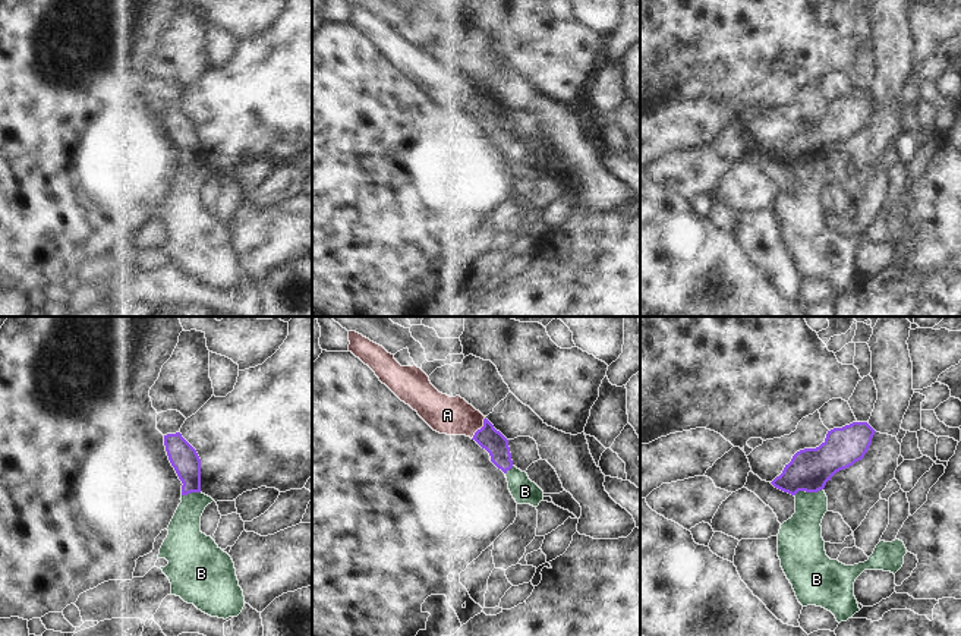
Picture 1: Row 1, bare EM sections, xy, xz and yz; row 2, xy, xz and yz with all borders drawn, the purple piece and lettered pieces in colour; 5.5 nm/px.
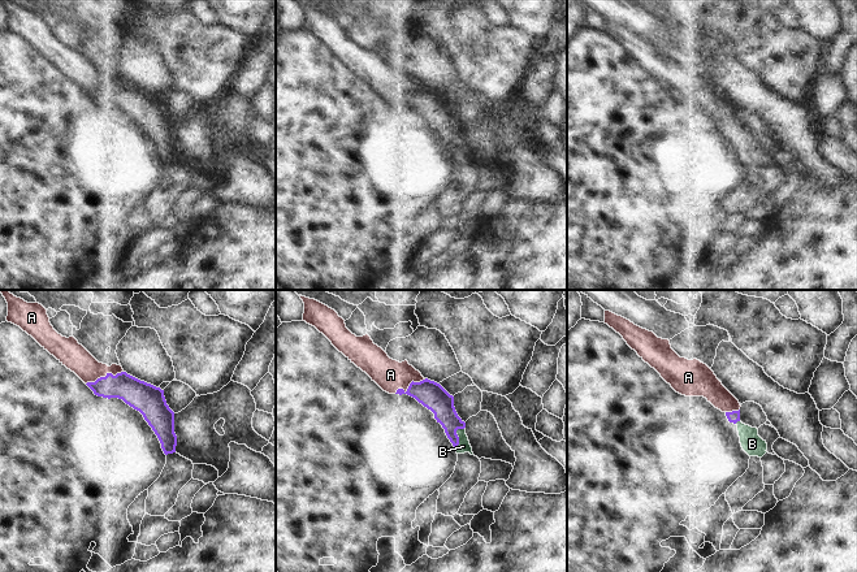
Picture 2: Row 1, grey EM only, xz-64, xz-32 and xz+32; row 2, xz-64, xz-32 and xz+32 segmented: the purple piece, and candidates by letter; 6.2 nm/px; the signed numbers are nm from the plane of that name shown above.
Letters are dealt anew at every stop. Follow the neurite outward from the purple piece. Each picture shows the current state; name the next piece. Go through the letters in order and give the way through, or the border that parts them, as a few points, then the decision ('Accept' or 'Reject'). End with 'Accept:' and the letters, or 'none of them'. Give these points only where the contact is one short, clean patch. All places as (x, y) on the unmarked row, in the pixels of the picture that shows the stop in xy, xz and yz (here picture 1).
A: Reject
B: Boundary: yz (822, 160), (799, 163), (794, 167). Reject
Accept: none of them.

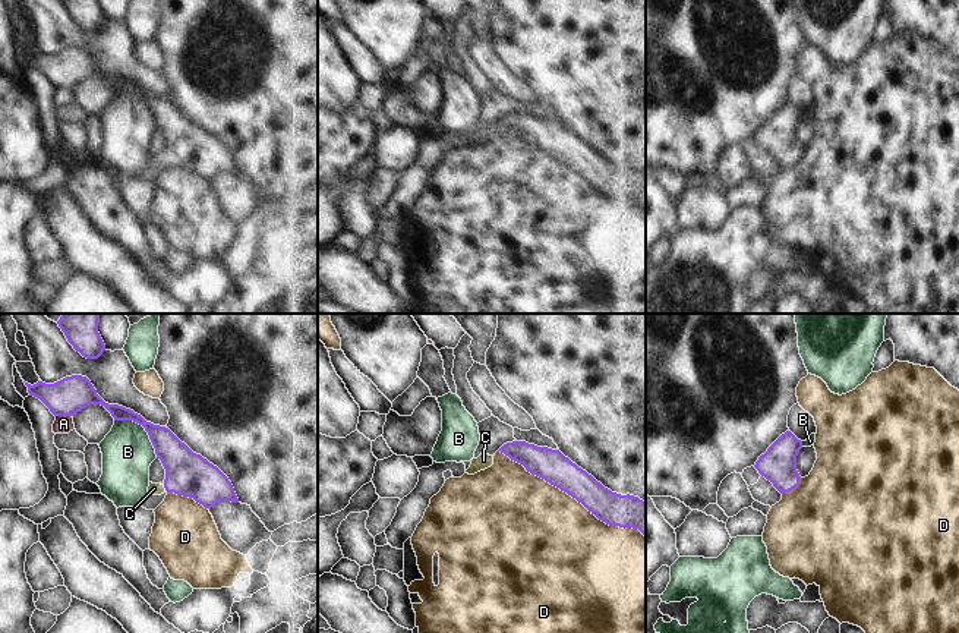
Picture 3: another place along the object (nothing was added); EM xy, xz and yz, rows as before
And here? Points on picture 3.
A: Reject
B: Boundary: xy (114, 91), (138, 94), (147, 104), (157, 129). Reject
C: Path across: xy (188, 145), (164, 158), (154, 160). Accept
D: Reject
Accept: C.

